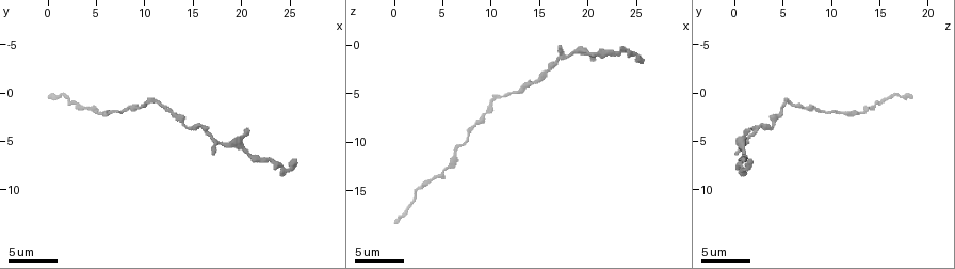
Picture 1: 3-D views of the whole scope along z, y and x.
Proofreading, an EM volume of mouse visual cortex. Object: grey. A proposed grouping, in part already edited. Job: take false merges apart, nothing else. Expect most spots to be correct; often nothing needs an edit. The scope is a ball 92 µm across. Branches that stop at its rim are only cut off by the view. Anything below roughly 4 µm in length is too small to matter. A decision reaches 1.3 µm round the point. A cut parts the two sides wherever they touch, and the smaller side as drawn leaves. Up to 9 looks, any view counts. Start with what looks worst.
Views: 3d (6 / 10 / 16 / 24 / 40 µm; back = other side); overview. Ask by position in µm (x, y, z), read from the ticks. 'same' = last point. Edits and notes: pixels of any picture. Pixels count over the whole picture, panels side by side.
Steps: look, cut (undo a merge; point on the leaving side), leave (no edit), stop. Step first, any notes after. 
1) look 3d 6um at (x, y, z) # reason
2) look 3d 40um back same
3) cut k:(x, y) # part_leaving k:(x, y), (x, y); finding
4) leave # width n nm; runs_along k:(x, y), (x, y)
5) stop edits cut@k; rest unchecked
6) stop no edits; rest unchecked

look 3d 10um at (18.2, 5.4, 1.0) # thin neck

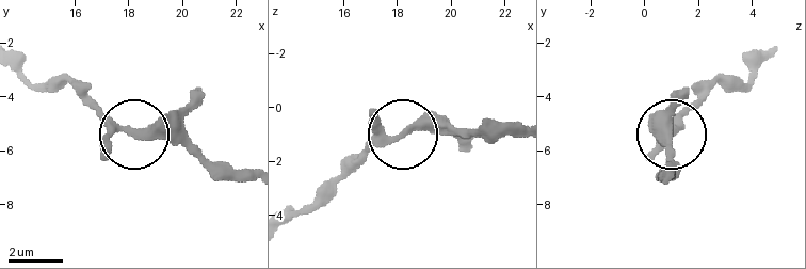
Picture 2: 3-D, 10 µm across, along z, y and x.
leave # arms 3; all the same cell

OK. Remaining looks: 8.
look 3d 10um at (5.2, 2.0, 12.8) # a narrow waist

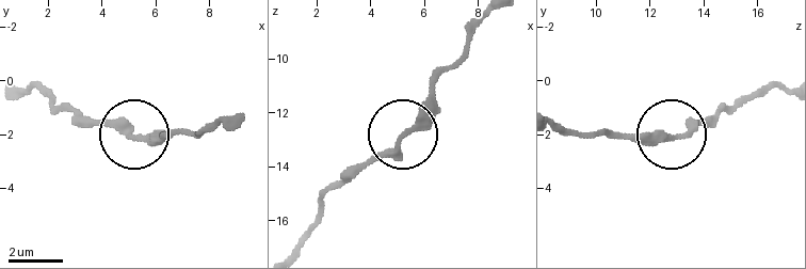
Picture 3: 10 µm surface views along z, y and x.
leave # runs_along 3:(558, 124), (585, 136), (675, 136), (721, 110); one cell here

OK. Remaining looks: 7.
look 3d 10um at (8.2, 1.8, 8.4) # thick turns thin

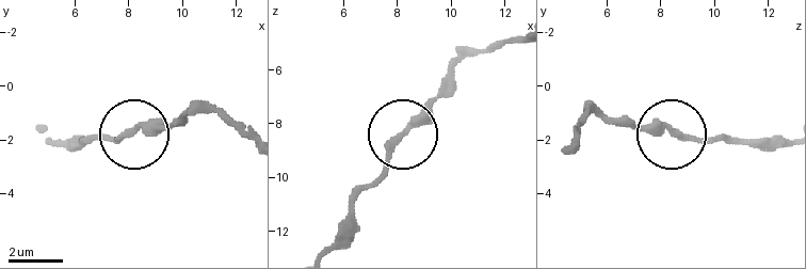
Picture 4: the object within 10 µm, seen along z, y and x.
leave # runs_along 4:(586, 113), (704, 141), (742, 141); continuous, no second cell

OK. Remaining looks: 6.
look 3d 6um at (11.0, 0.8, 5.4)

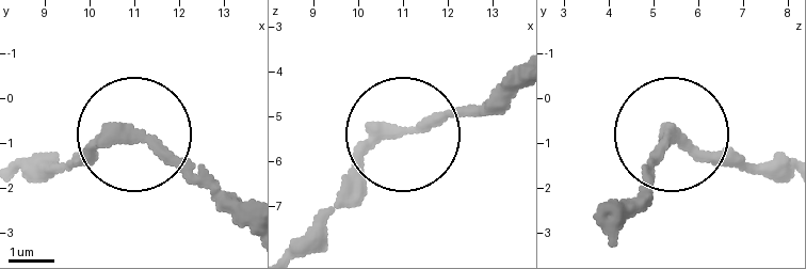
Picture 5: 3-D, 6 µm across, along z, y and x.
look 3d 6um back at (11.25, 0.95, 5.25)

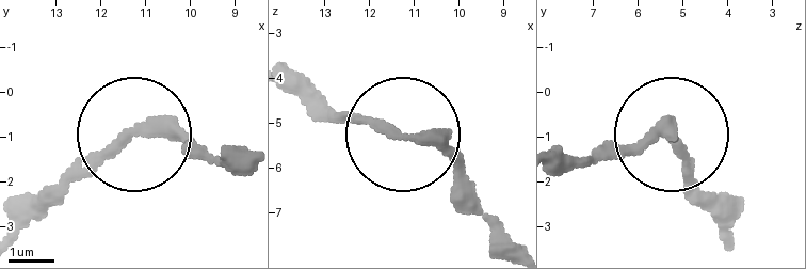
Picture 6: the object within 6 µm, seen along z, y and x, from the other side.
leave # runs_along 6:(405, 133), (436, 145), (501, 222); one cell here

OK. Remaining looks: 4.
stop no edits; rest unchecked

